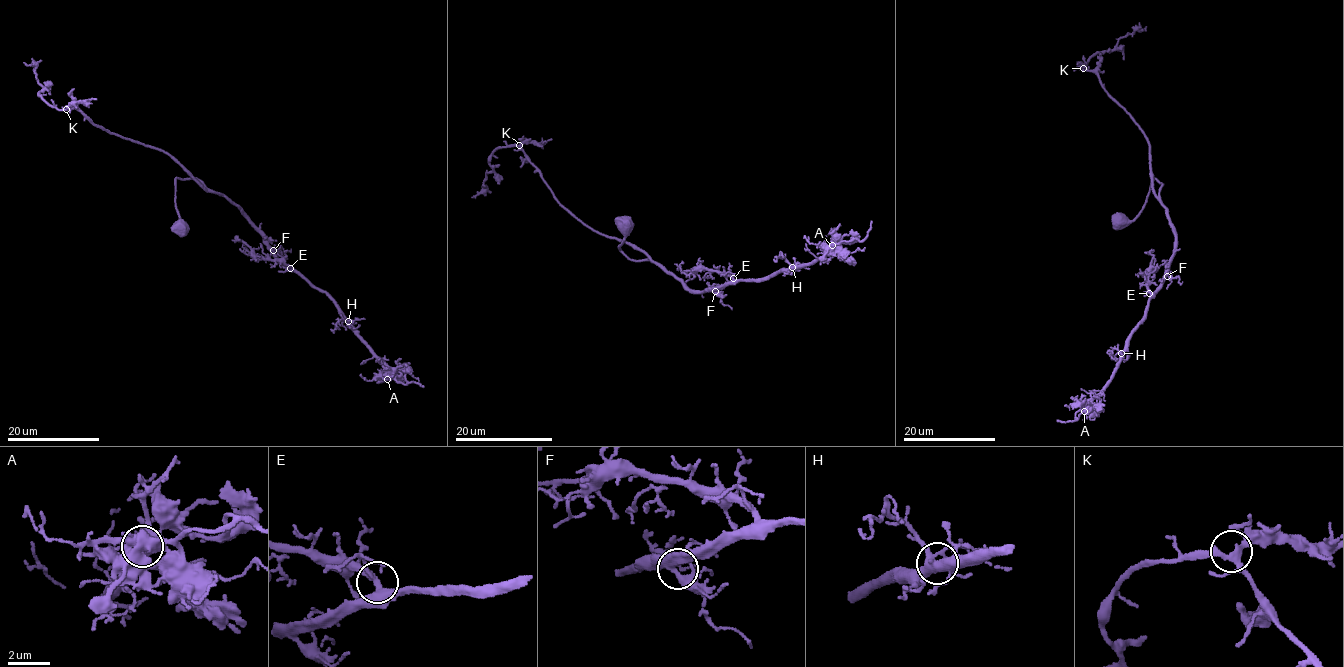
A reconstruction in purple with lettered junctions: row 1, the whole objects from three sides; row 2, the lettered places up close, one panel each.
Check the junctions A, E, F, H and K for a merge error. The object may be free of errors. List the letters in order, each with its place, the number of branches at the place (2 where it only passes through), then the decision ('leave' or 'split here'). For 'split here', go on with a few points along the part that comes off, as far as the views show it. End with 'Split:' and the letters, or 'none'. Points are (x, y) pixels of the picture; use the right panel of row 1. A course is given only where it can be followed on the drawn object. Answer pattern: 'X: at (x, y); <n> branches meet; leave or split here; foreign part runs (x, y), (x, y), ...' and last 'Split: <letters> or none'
A: at (1084, 411); 5 branches meet; split here; foreign part runs (1084, 411), (1078, 419), (1075, 417), (1083, 404), (1075, 398), (1077, 396)
E: at (1149, 293); 4 branches meet; leave
F: at (1167, 276); 5 branches meet; leave
H: at (1121, 353); 6 branches meet; leave
K: at (1083, 68); 4 branches meet; leave
Split: A

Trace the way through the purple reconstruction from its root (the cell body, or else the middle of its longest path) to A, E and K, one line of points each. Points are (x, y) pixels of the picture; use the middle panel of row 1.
A: (625, 226), (618, 246), (629, 258), (657, 263), (685, 288), (700, 292), (810, 265), (833, 250), (831, 245)
E: (625, 226), (618, 246), (626, 256), (657, 263), (675, 275), (685, 288), (713, 291), (733, 278)
K: (625, 226), (620, 250), (631, 259), (649, 260), (644, 252), (592, 230), (568, 212), (519, 145)

